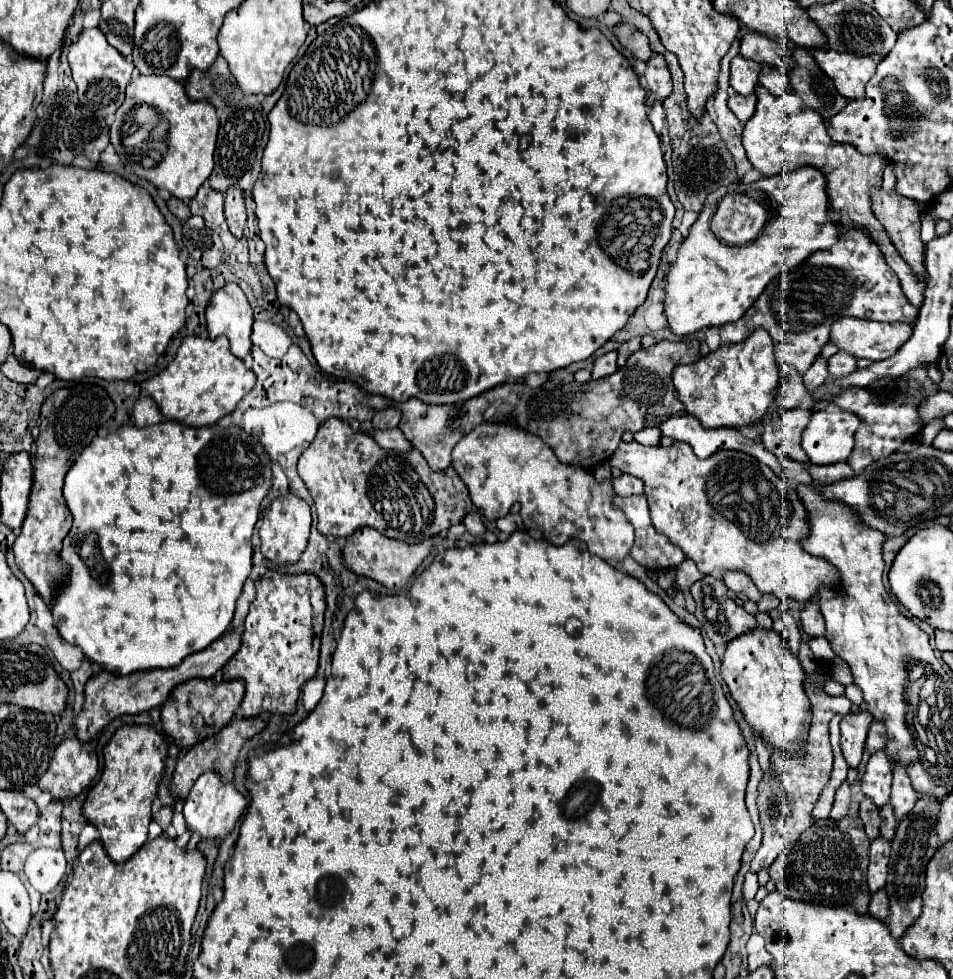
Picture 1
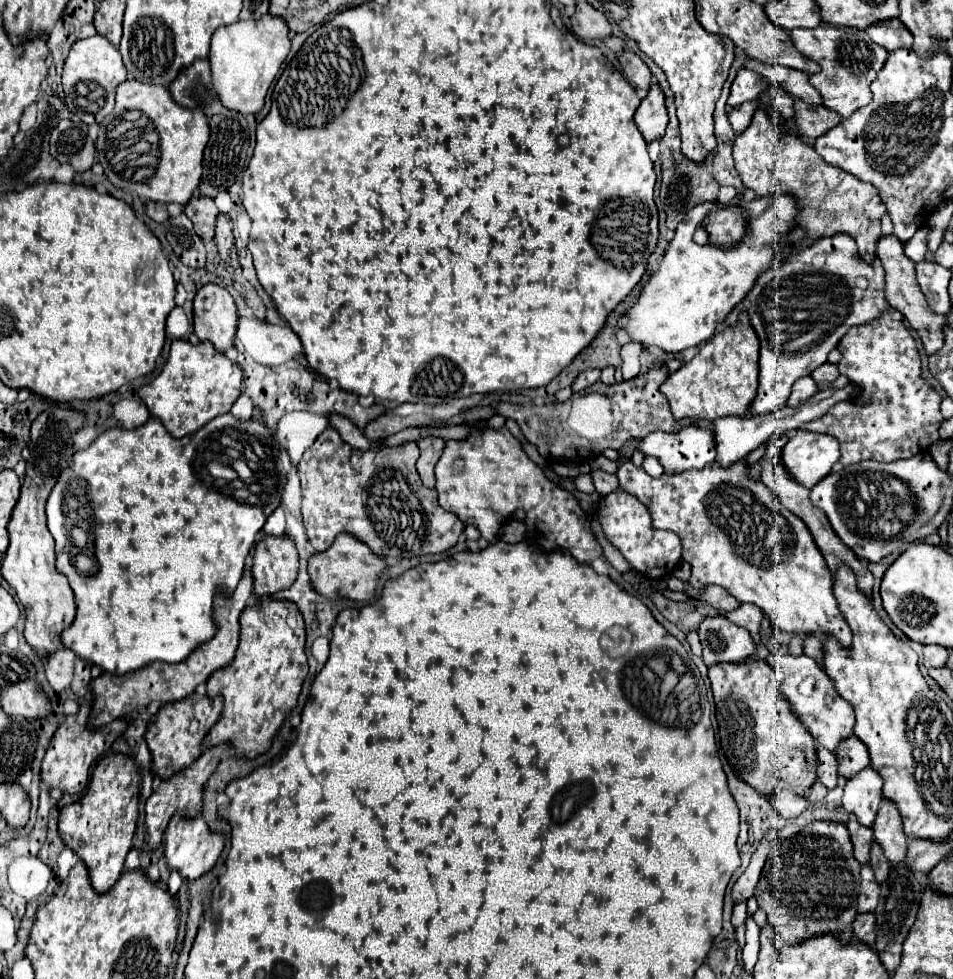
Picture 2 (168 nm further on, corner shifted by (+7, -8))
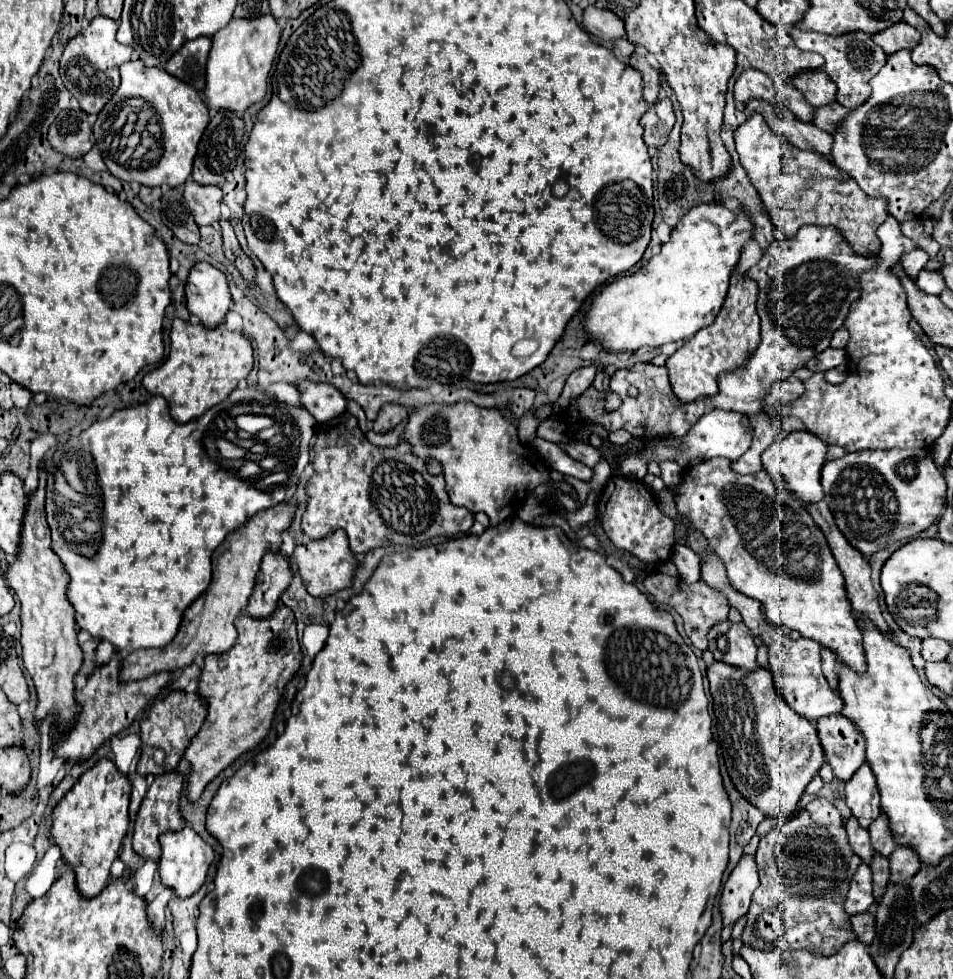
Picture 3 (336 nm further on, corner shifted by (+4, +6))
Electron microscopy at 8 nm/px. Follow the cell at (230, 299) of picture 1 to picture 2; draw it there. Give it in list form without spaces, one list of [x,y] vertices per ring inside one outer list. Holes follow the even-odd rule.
[[[207,283],[193,299],[193,331],[201,341],[211,341],[213,347],[225,353],[237,333],[237,307],[227,289]]]

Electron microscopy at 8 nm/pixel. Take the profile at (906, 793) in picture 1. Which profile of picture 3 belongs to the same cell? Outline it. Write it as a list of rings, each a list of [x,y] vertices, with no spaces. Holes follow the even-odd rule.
[[[884,813],[876,821],[872,821],[868,831],[870,831],[872,847],[878,853],[882,853],[884,857],[888,857],[896,849],[896,837],[892,837],[892,833],[888,833],[888,821],[884,821]]]

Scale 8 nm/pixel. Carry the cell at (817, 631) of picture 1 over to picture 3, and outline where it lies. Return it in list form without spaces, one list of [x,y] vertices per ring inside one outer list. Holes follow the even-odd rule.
[[[822,649],[822,665],[824,665],[824,677],[828,679],[828,683],[832,685],[832,689],[836,691],[838,687],[838,675],[836,675],[836,655],[832,653],[832,649]]]

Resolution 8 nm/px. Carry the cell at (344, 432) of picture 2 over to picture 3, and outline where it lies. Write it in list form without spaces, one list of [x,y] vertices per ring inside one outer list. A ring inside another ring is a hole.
[[[302,381],[298,385],[298,391],[302,395],[304,407],[318,423],[330,421],[332,417],[338,417],[340,413],[346,411],[344,395],[340,395],[340,391],[328,383]]]

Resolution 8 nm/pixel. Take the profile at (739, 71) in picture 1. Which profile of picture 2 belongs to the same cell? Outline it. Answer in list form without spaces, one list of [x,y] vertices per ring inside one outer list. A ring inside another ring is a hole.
[[[741,69],[731,85],[731,95],[727,99],[727,103],[731,107],[737,107],[745,101],[753,101],[759,99],[759,95],[769,87],[769,81],[765,77],[761,77],[755,71],[749,69]]]

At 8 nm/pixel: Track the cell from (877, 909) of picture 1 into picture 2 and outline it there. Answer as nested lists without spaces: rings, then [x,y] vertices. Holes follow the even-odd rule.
[[[873,913],[857,915],[857,919],[853,921],[853,935],[855,935],[857,941],[873,947],[873,941],[875,941],[875,919],[873,919]]]

